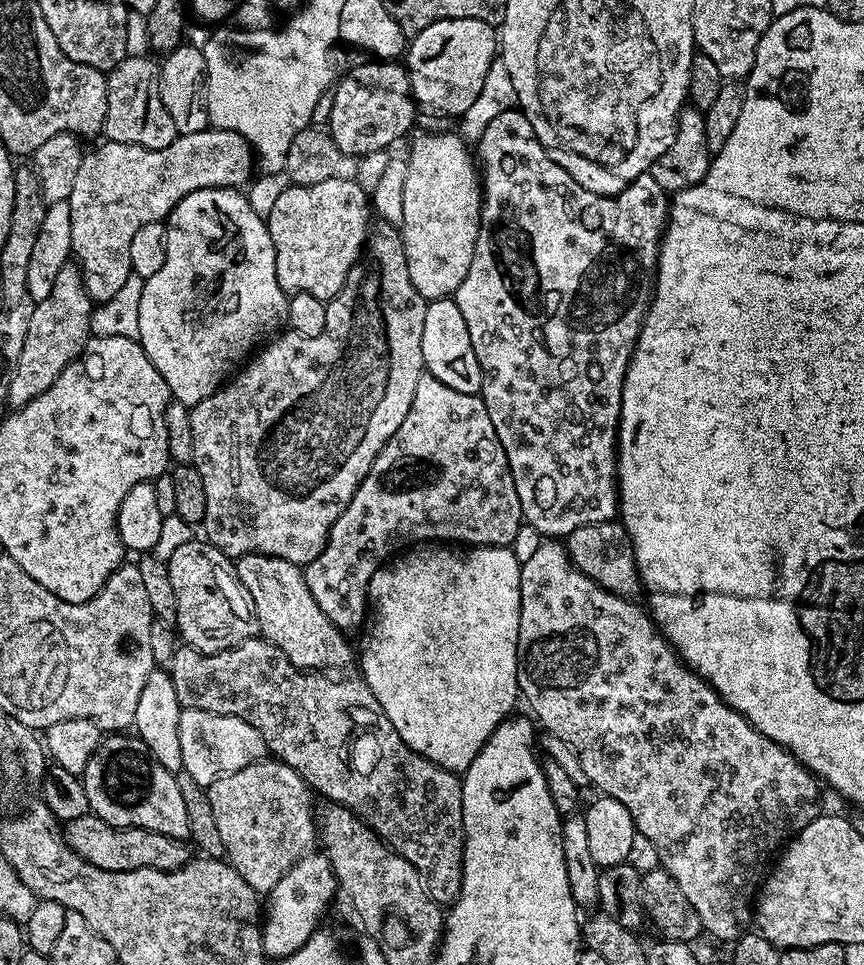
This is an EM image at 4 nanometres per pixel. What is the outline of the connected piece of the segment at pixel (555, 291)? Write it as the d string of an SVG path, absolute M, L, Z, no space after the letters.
M513 110L506 114L498 114L490 126L482 134L478 141L480 156L478 152L478 167L482 173L482 203L480 205L480 229L478 230L478 242L474 246L474 262L470 262L470 271L467 272L466 278L462 278L462 286L458 286L455 294L456 305L458 310L462 310L462 318L466 318L466 330L470 330L470 346L474 346L474 354L480 363L480 369L484 375L484 386L482 389L482 399L486 410L490 414L490 422L494 422L494 430L498 434L498 442L502 442L502 450L506 450L506 458L510 466L510 474L514 478L514 486L518 490L518 502L520 503L520 515L523 523L529 524L534 530L540 532L544 538L567 538L578 526L590 526L594 522L606 522L615 520L618 516L620 507L620 493L616 487L616 430L620 426L620 407L622 406L622 386L626 378L628 363L632 357L632 352L636 348L636 340L640 336L640 325L644 323L644 316L648 312L648 306L652 303L652 293L656 282L656 263L660 261L660 241L663 237L665 227L668 222L668 210L670 207L670 196L654 182L651 174L639 176L626 190L622 190L617 196L599 196L574 182L570 174L558 162L554 162L548 157L548 151L538 142L534 134L534 126L524 117L524 113L519 110Z

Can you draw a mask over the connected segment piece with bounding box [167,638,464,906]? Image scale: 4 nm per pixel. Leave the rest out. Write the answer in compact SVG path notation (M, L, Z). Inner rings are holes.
M263 638L244 640L238 646L227 648L221 652L199 652L197 648L177 647L174 662L167 668L167 671L172 676L174 691L178 696L181 708L206 710L219 716L233 716L234 718L242 718L242 722L250 722L250 726L254 726L254 730L258 730L258 734L262 734L265 749L275 759L281 760L286 766L294 769L308 783L309 789L313 793L319 794L321 792L325 801L349 808L361 822L373 828L395 852L402 854L402 858L406 858L406 862L410 862L414 866L414 870L418 870L418 874L424 879L424 887L427 888L428 893L432 895L437 904L451 906L456 901L462 886L462 862L464 861L461 777L457 773L448 772L442 766L422 758L422 754L410 750L410 746L406 746L406 742L402 742L398 730L394 730L390 718L386 718L386 710L382 710L382 706L378 706L378 698L374 698L374 694L365 680L362 678L335 680L332 677L335 675L325 674L320 670L305 670L294 666L294 662L290 662L290 658L286 658L286 654L282 654L282 650L278 650L278 646L274 646L270 641Z

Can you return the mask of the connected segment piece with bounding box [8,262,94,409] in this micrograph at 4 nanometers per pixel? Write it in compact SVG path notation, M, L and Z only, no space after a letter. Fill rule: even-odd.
M72 262L62 266L54 290L50 290L50 298L37 300L34 314L30 314L30 330L26 330L26 342L22 342L22 358L18 358L8 391L8 403L13 409L29 404L38 398L38 394L50 390L58 374L80 357L92 331L93 307L94 302L86 294L79 267Z

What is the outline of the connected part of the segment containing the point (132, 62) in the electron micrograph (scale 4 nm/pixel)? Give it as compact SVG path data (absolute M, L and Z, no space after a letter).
M151 55L126 56L123 62L107 73L108 89L106 90L106 118L102 133L105 141L113 144L133 144L150 150L162 150L170 146L178 135L170 114L166 114L166 106L162 106L160 93L160 64L152 61Z

